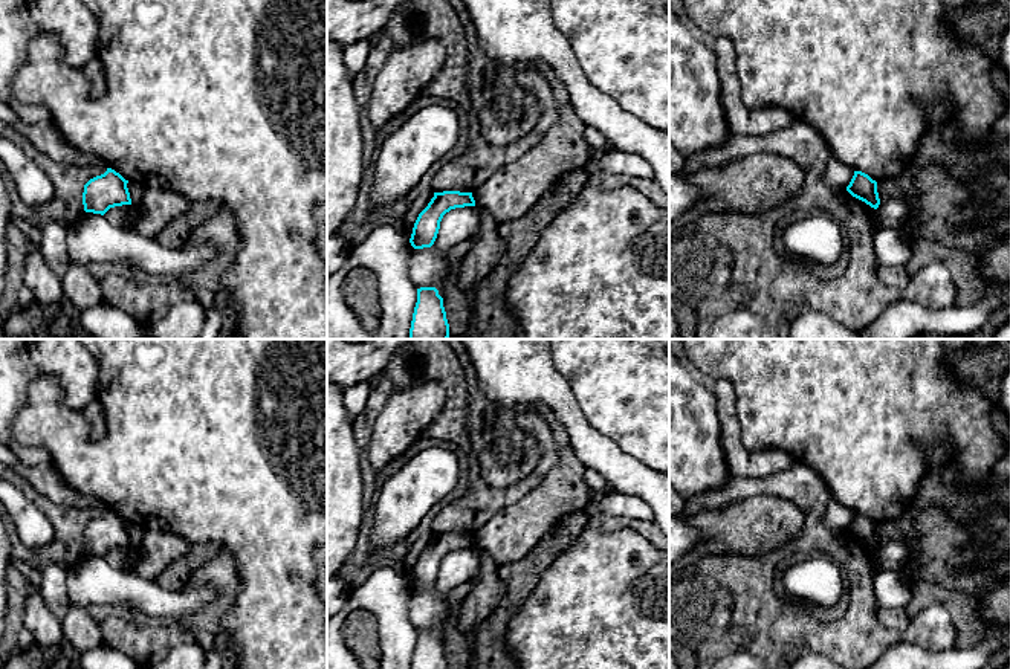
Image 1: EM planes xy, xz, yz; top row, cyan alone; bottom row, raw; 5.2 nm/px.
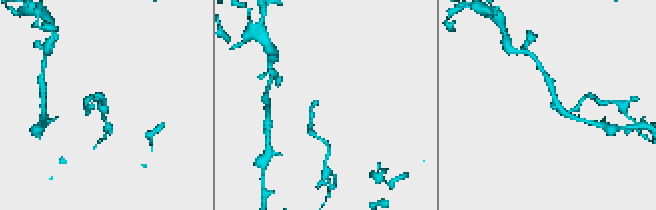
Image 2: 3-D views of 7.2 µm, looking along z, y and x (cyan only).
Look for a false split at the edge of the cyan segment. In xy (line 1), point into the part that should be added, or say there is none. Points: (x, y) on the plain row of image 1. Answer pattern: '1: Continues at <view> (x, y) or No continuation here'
1: No continuation here

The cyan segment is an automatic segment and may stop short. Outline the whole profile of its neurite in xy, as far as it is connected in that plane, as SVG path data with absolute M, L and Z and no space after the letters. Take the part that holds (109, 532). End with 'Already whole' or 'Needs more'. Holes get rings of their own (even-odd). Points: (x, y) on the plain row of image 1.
M112 510L84 527L83 547L86 554L104 558L110 550L131 547L125 522Z. Already whole

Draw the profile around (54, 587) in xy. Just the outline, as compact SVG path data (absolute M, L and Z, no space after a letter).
M58 565L43 568L40 593L46 606L61 622L70 608L67 596L67 571Z

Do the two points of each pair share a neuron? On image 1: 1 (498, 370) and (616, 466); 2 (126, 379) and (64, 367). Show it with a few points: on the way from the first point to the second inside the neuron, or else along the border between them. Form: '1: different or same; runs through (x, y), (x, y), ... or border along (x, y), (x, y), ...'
1: same; runs through (529, 379), (538, 384), (585, 436)
2: different; border along (92, 355), (98, 368), (97, 397)

